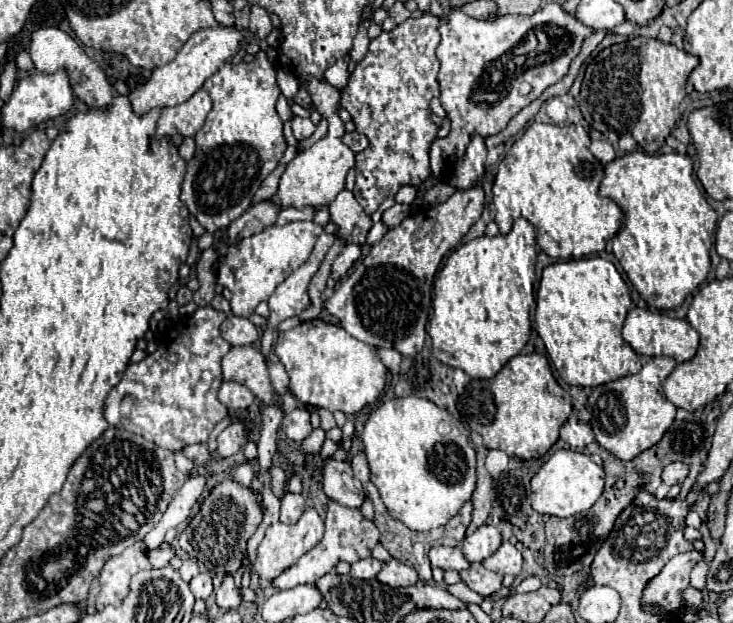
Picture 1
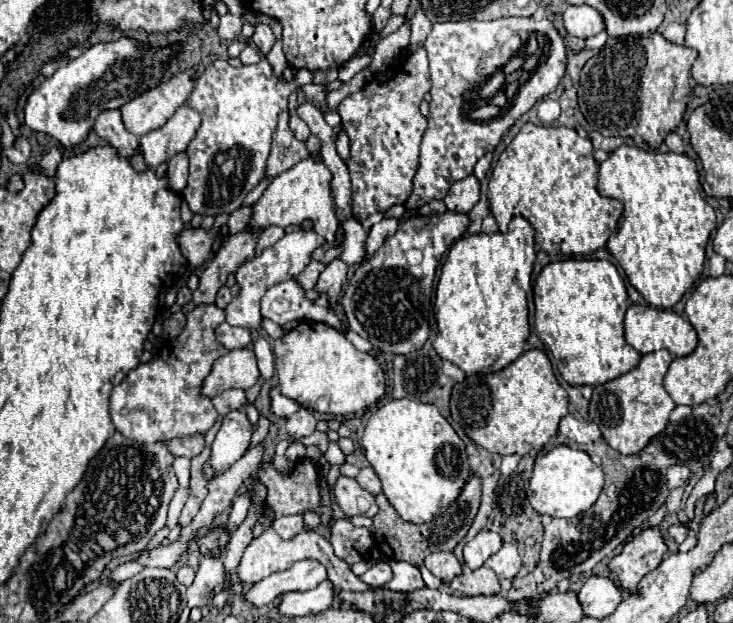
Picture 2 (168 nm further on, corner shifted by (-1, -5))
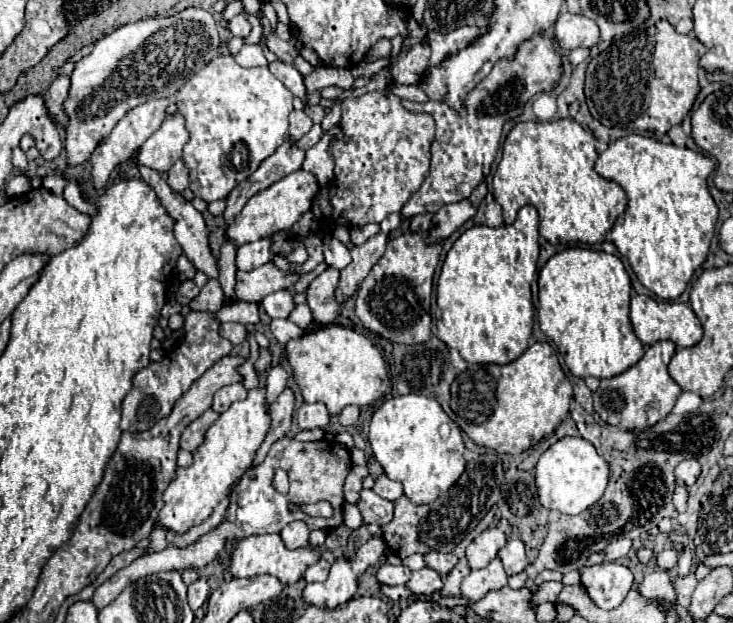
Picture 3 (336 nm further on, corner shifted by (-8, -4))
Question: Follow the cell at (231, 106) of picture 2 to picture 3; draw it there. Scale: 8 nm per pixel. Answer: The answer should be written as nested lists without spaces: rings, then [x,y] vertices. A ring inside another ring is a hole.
[[[218,56],[218,58],[214,58],[212,62],[208,62],[200,72],[196,72],[178,92],[176,92],[176,104],[178,104],[178,112],[184,116],[184,120],[186,120],[186,130],[190,132],[190,140],[186,142],[186,146],[184,146],[184,154],[182,154],[182,160],[184,160],[184,164],[188,164],[188,170],[190,170],[190,190],[194,192],[194,196],[198,196],[198,198],[202,198],[204,202],[214,202],[214,200],[220,200],[220,198],[226,198],[228,194],[230,194],[230,190],[234,188],[234,184],[238,184],[238,182],[242,182],[246,176],[250,176],[256,168],[258,168],[258,164],[262,162],[262,160],[266,160],[270,154],[274,154],[276,152],[276,148],[288,138],[286,134],[288,134],[288,114],[294,110],[292,108],[292,92],[266,68],[266,66],[260,66],[260,68],[242,68],[242,66],[238,66],[236,62],[234,62],[234,58],[232,56]]]

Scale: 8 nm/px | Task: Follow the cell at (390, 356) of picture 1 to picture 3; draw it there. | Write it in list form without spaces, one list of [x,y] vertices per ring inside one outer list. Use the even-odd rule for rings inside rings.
[[[288,290],[272,292],[260,304],[270,318],[288,318],[288,314],[294,308],[294,302],[292,302],[292,296],[288,294]]]

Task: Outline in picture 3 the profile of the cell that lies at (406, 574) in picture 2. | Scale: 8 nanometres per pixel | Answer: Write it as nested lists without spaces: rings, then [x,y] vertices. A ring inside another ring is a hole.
[[[422,568],[418,572],[412,572],[412,578],[408,582],[408,588],[416,596],[430,596],[434,592],[440,592],[442,586],[444,586],[442,576],[432,568]]]

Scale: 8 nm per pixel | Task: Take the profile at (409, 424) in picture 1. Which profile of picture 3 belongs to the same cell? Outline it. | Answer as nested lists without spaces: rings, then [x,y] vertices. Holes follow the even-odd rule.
[[[406,394],[386,400],[370,420],[368,432],[374,458],[382,464],[390,480],[404,484],[404,496],[414,504],[434,502],[462,474],[466,466],[462,432],[434,398]]]

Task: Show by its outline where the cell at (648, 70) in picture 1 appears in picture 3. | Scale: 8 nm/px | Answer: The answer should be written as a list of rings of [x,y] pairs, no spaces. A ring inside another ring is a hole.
[[[658,20],[654,26],[616,38],[610,48],[592,58],[586,70],[586,102],[592,116],[604,126],[626,128],[628,132],[666,134],[674,124],[682,124],[682,118],[692,110],[692,104],[700,92],[698,60],[704,52],[706,46],[700,40],[690,34],[678,34],[668,20]]]

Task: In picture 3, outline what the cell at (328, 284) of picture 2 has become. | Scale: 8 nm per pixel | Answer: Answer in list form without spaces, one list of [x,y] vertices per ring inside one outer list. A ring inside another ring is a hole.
[[[326,268],[320,276],[316,276],[306,288],[306,304],[312,310],[312,316],[320,324],[332,324],[340,314],[340,304],[334,300],[334,288],[338,284],[340,272],[334,268]]]

